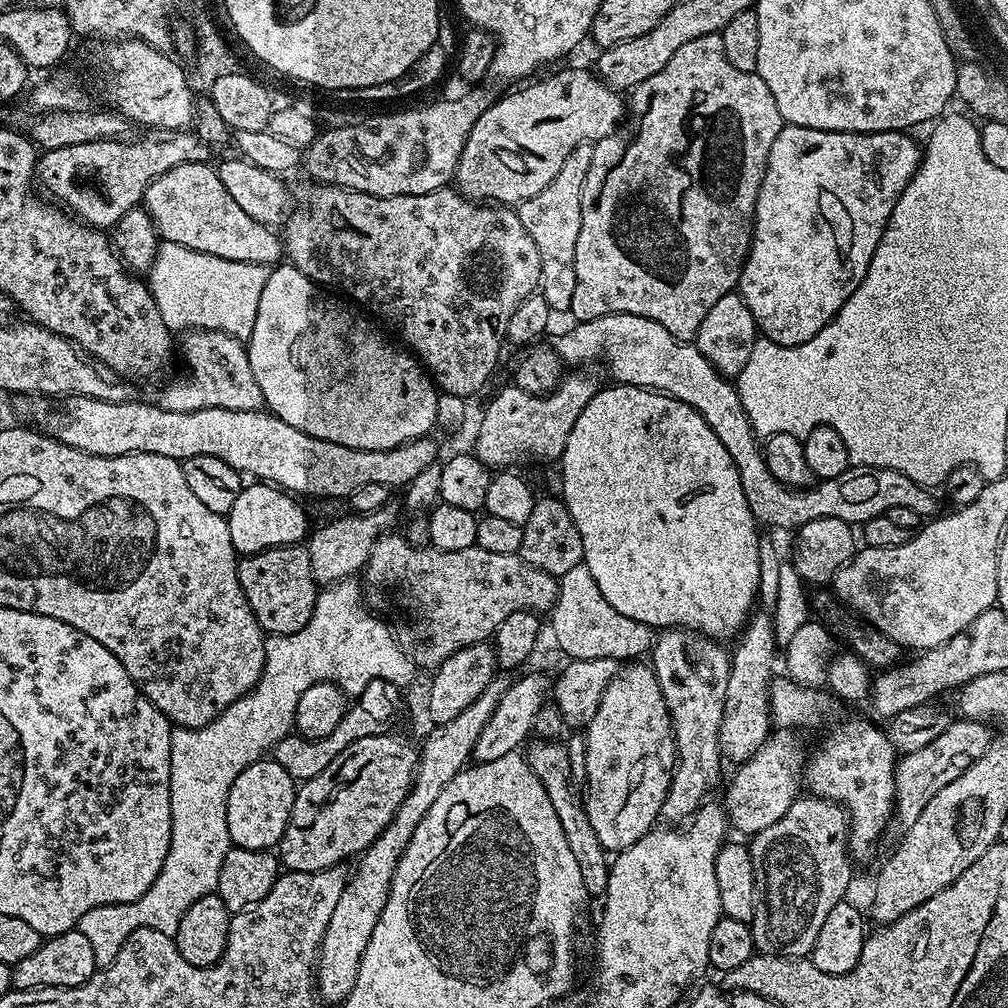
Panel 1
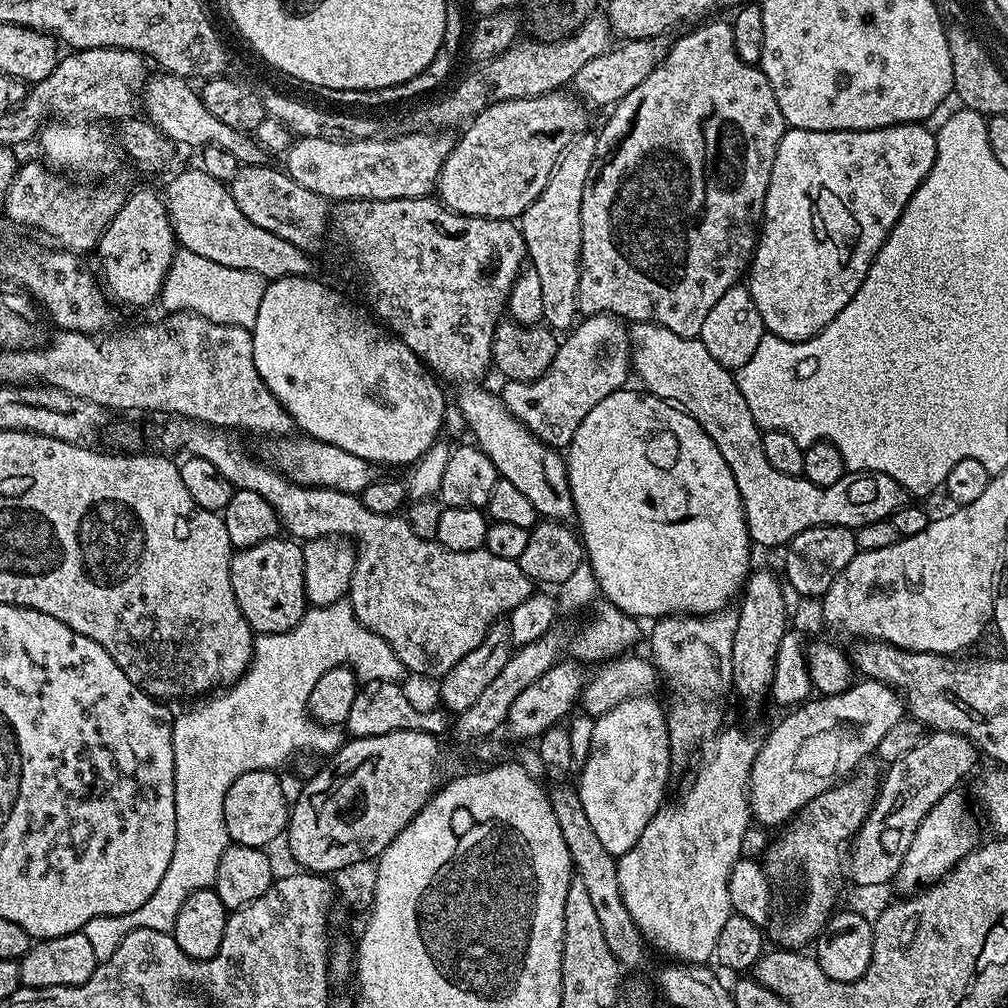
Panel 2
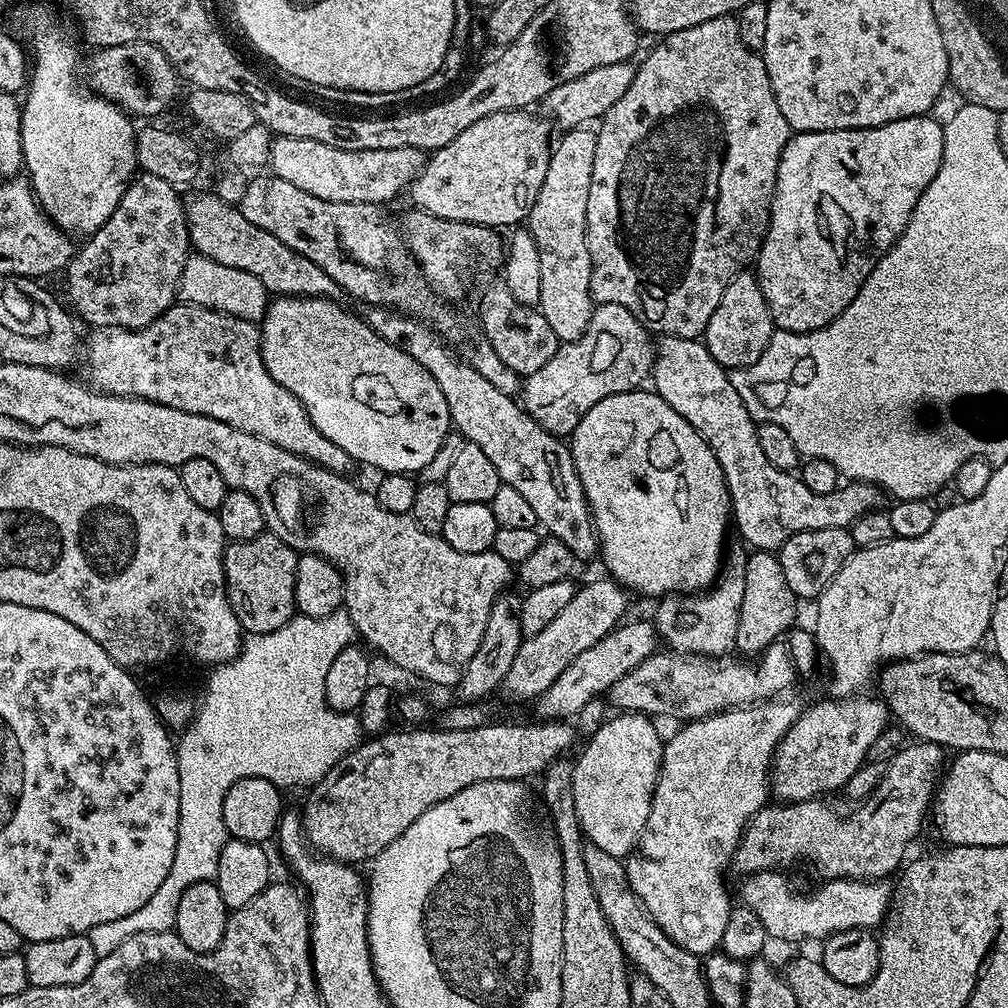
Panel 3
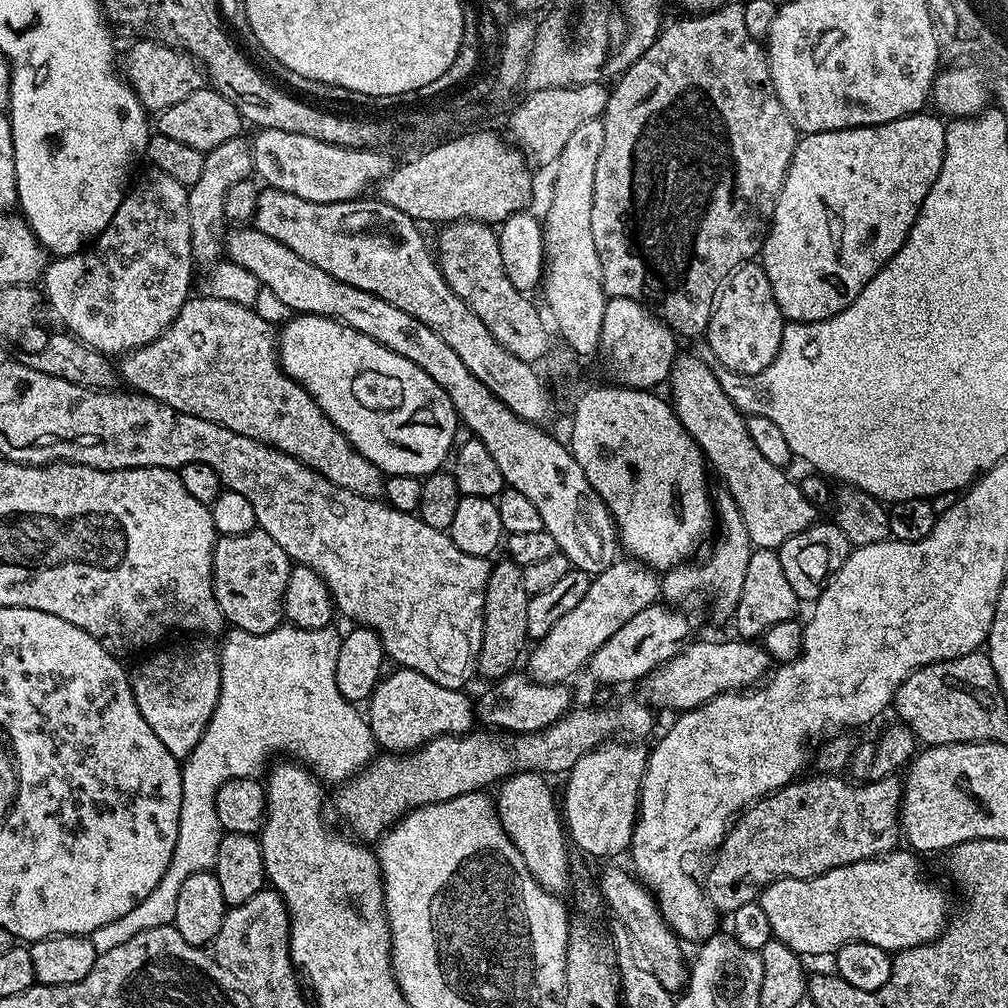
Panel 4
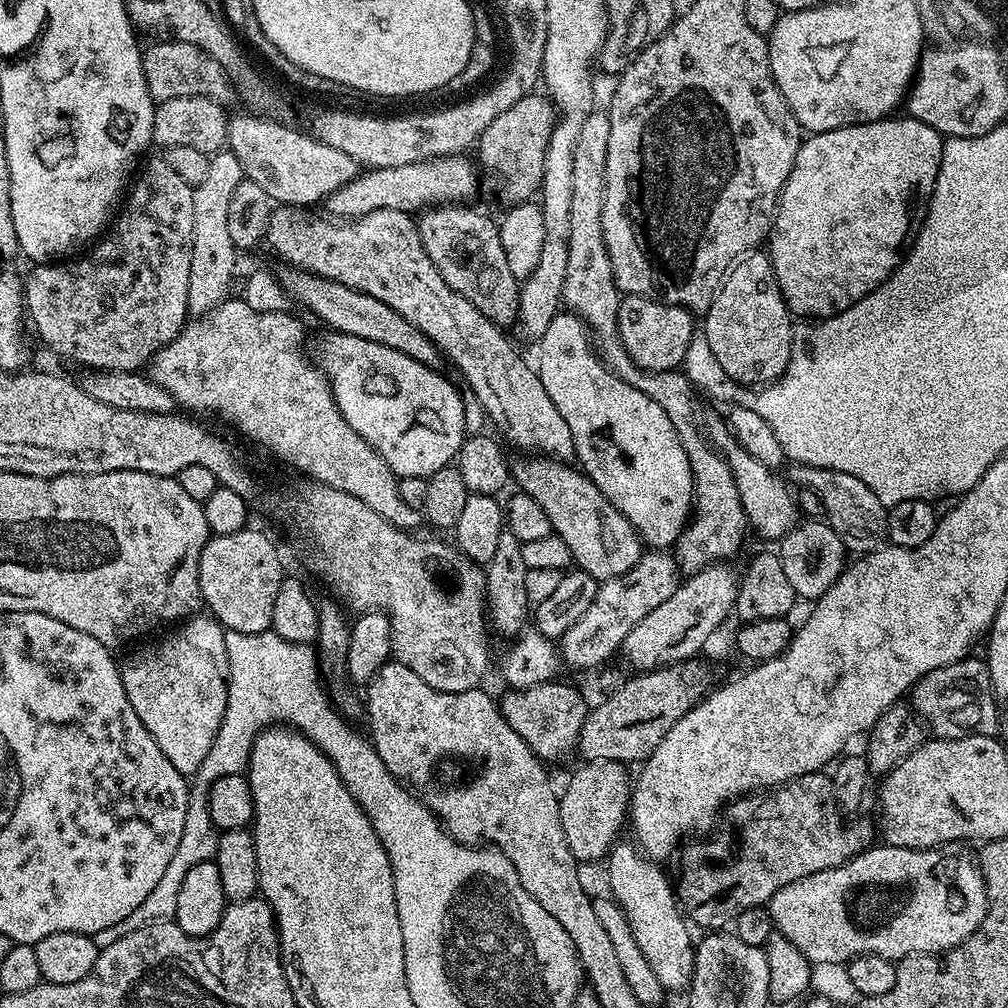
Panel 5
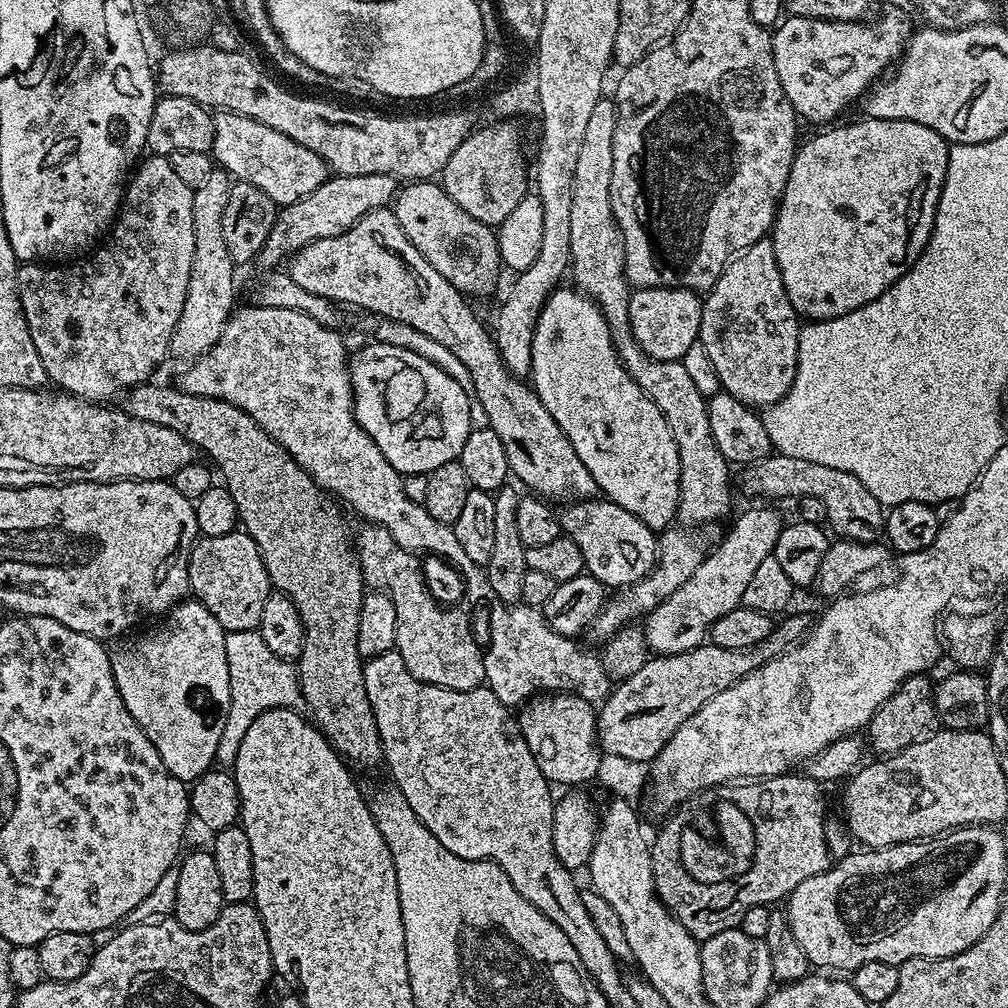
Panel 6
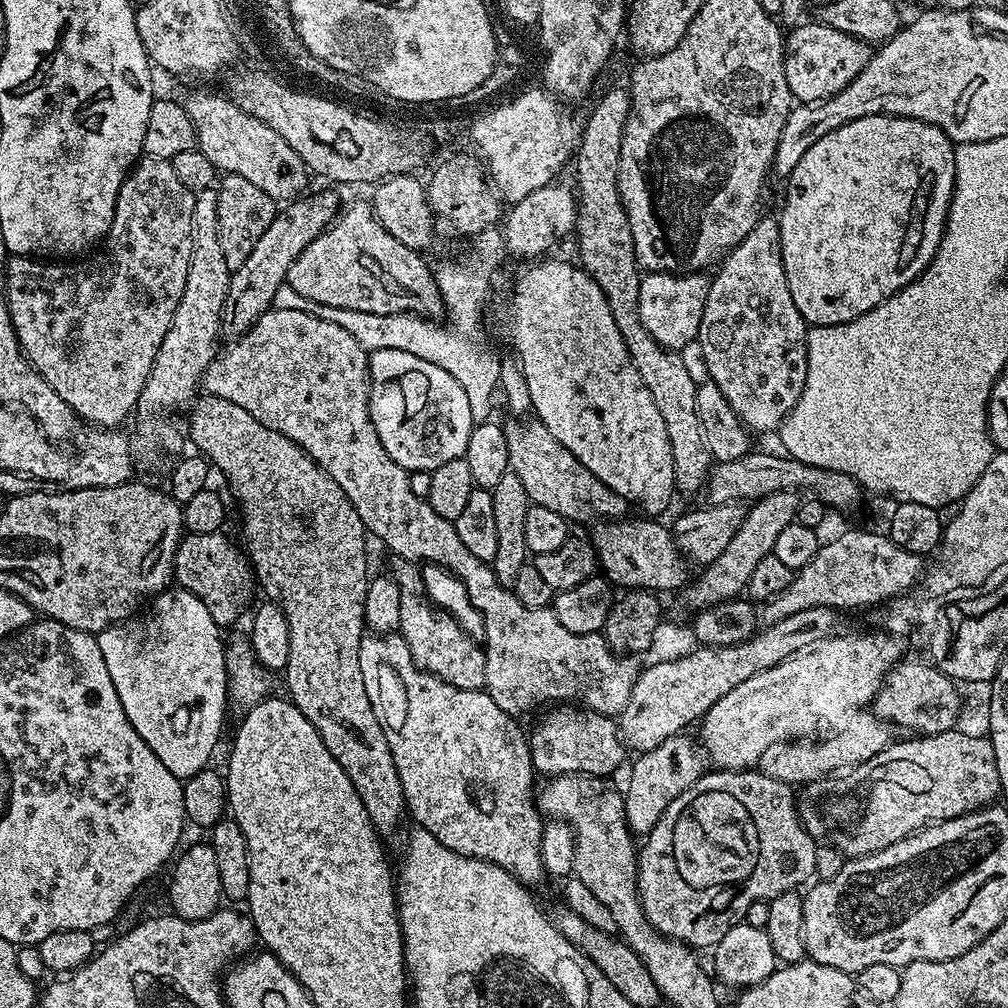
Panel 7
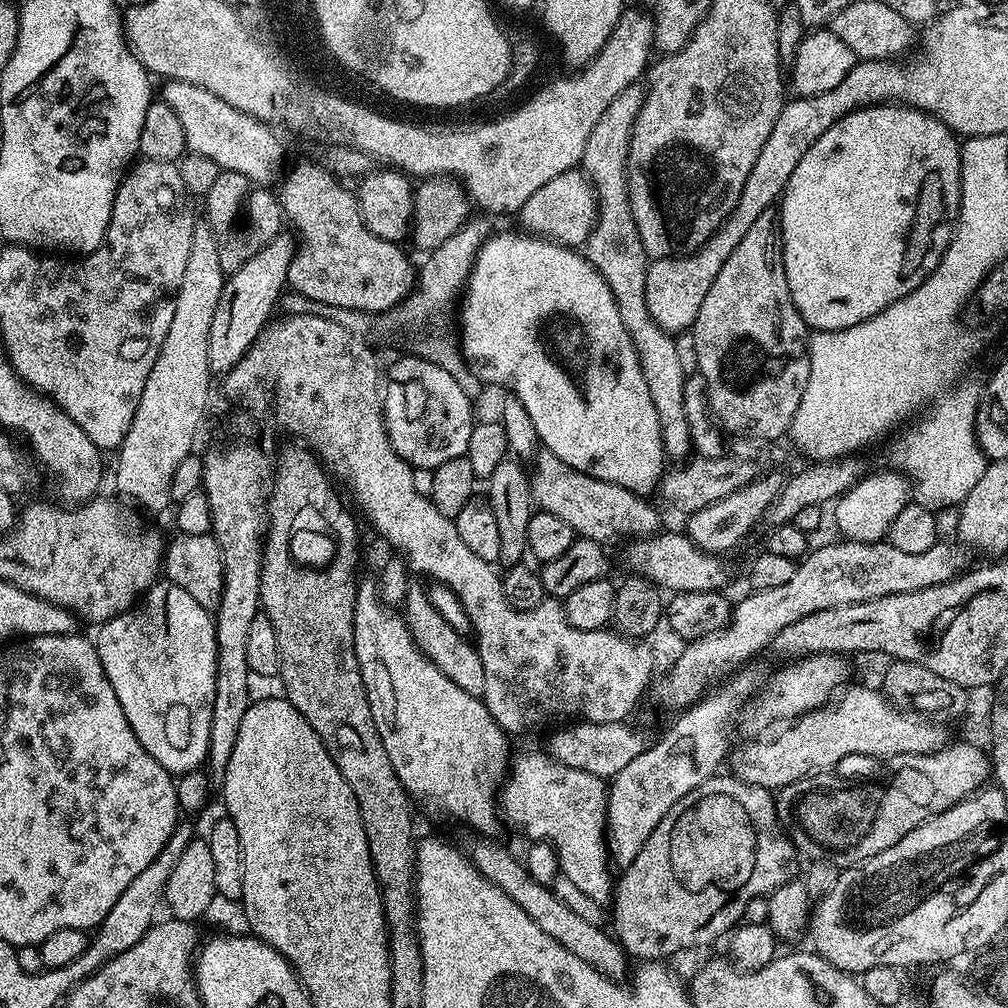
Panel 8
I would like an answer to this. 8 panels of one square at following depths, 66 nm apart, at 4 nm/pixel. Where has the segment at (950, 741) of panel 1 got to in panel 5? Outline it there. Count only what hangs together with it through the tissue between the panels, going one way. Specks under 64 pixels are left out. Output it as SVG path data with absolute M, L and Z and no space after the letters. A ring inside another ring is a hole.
M823 771L802 774L798 778L788 780L785 784L777 784L775 788L769 788L761 791L759 794L745 794L731 801L723 809L722 819L715 829L715 832L717 831L716 836L709 835L707 837L709 840L705 844L700 844L697 848L690 849L684 856L684 873L680 876L680 884L678 880L678 896L682 901L682 908L686 913L687 919L695 927L697 924L698 927L704 928L703 930L727 929L735 921L736 916L742 914L742 910L750 910L750 906L758 906L759 904L767 905L768 901L772 899L772 895L778 890L782 890L782 886L790 886L790 882L801 880L810 874L818 874L827 868L837 868L838 865L844 864L846 861L851 860L853 856L865 851L873 843L872 832L866 825L852 824L847 828L840 820L844 821L842 813L837 807L835 790L832 787L832 776L825 774Z

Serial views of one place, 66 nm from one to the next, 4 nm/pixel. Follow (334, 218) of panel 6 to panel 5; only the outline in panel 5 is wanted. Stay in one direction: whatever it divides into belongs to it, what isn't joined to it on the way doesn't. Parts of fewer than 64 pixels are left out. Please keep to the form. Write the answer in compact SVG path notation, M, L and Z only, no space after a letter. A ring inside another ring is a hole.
M464 154L439 156L433 160L414 162L410 166L386 166L361 171L328 196L327 215L332 218L355 218L379 208L416 214L433 206L456 206L471 201L468 199L476 192L477 165L472 165L468 158Z

